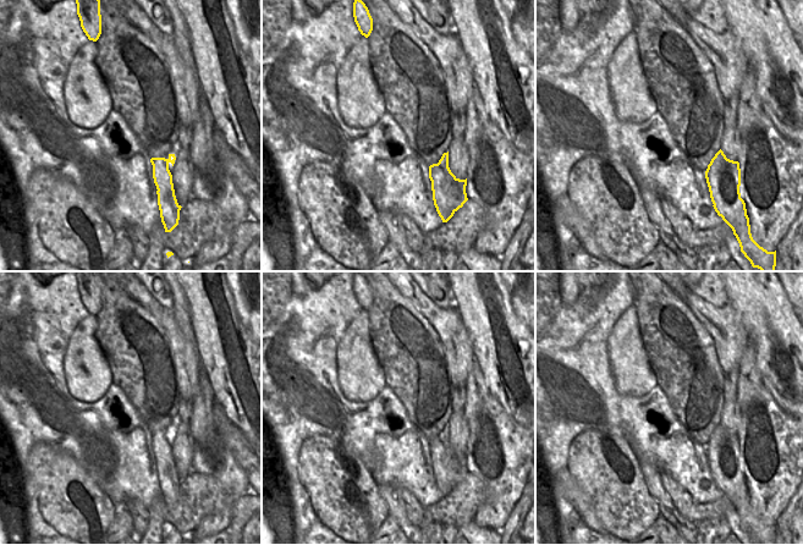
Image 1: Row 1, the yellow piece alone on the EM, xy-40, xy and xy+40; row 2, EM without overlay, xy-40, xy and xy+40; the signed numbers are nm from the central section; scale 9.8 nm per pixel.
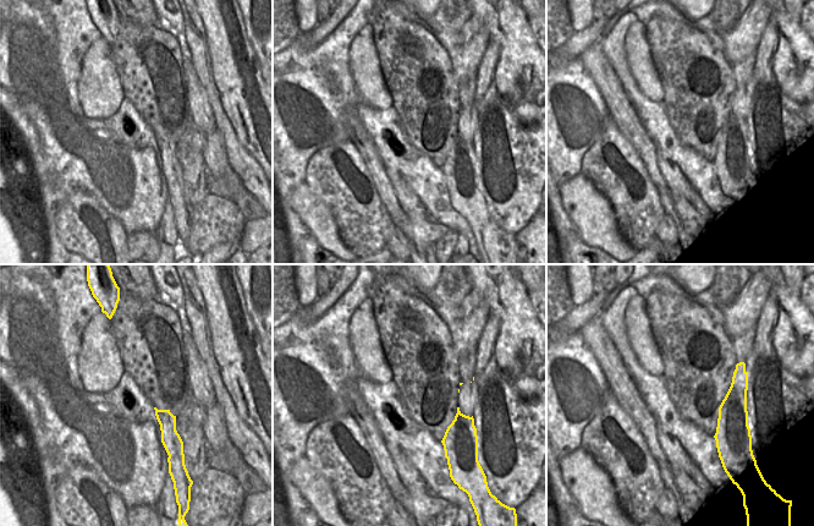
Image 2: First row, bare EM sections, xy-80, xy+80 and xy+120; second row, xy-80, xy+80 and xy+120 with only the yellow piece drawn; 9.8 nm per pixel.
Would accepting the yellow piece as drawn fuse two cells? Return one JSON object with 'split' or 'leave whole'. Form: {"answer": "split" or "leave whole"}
{"answer": "split"}

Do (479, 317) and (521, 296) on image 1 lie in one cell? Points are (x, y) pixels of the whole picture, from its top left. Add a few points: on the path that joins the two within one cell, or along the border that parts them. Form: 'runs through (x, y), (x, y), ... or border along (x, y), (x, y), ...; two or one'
border along (504, 284), (509, 293), (510, 304), (522, 321); two

